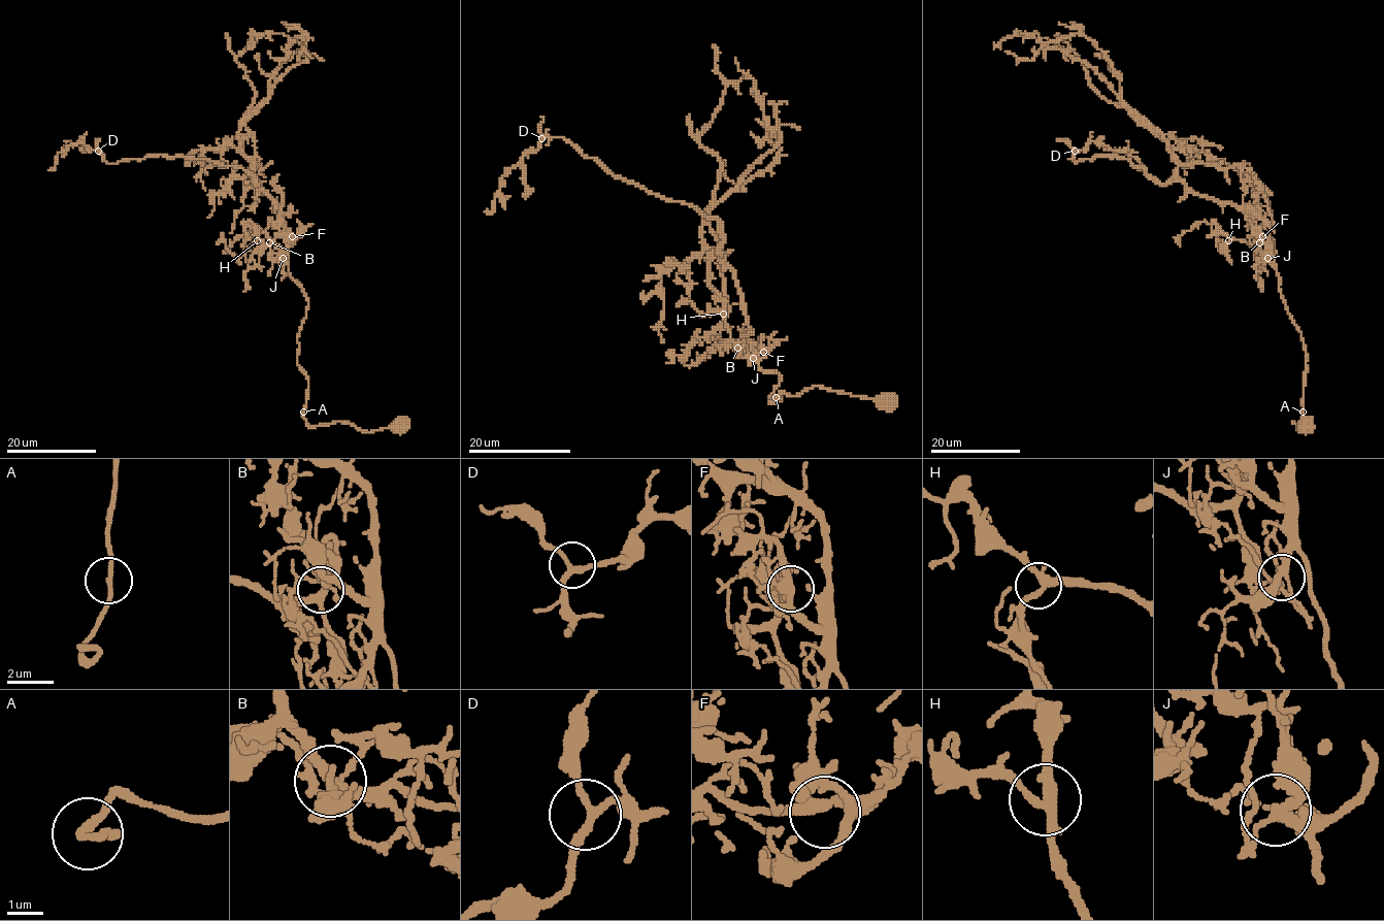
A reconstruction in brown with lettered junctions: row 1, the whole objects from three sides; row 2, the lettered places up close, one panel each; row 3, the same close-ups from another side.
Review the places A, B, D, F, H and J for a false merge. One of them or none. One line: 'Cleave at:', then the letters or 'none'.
Cleave at: none

